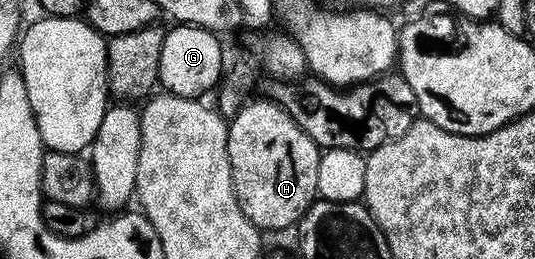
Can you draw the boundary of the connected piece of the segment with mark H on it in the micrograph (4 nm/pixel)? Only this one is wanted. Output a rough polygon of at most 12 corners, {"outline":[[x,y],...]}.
{"outline":[[274,99],[230,117],[237,202],[256,228],[298,225],[321,149]]}

